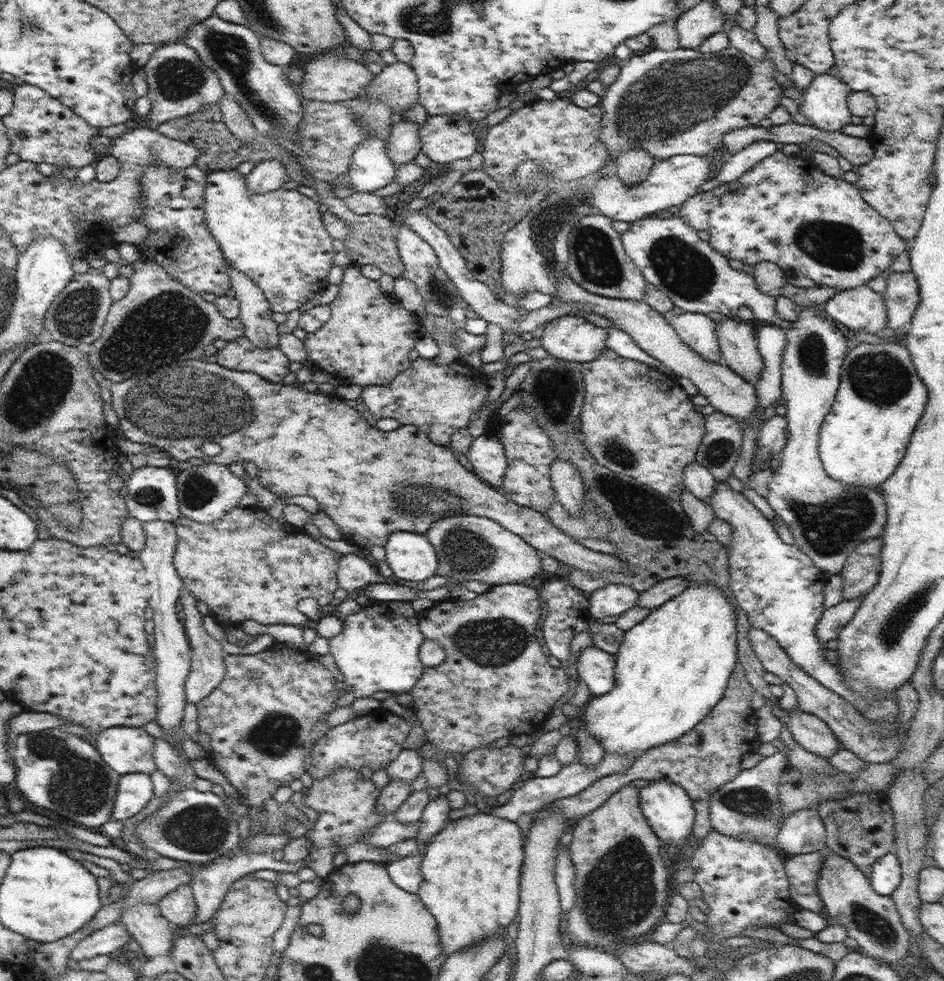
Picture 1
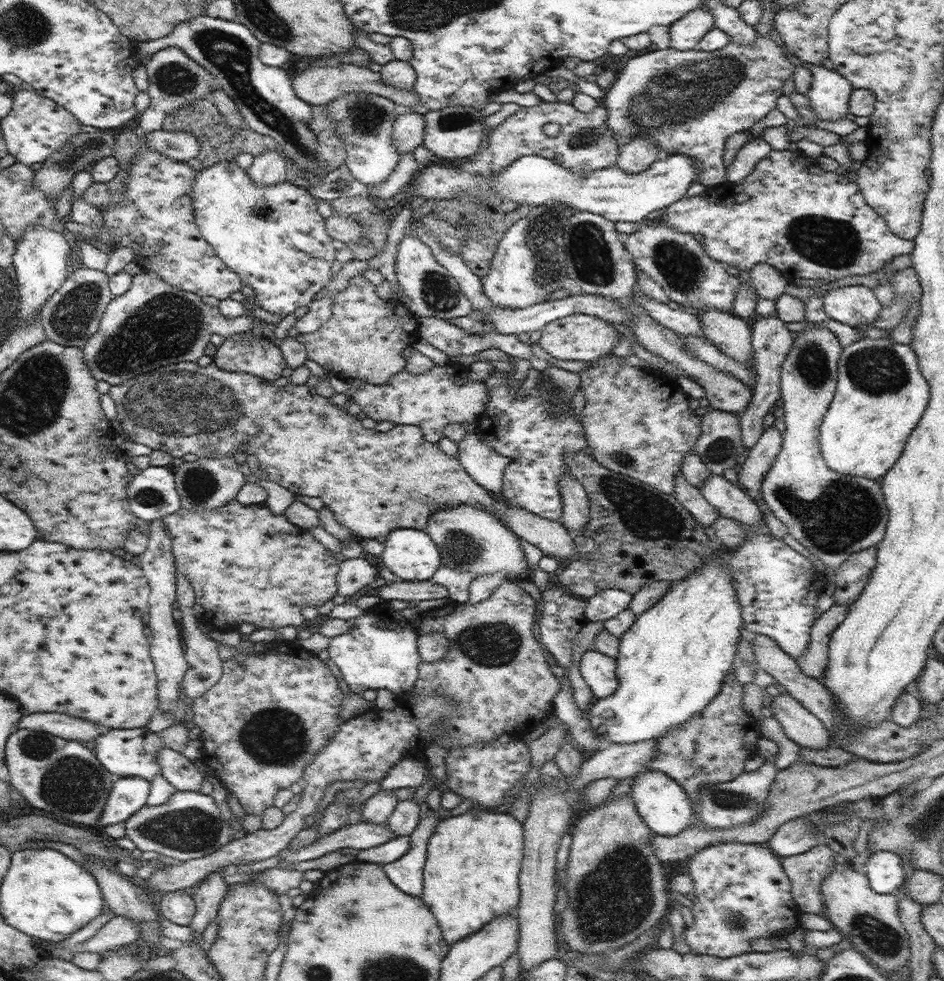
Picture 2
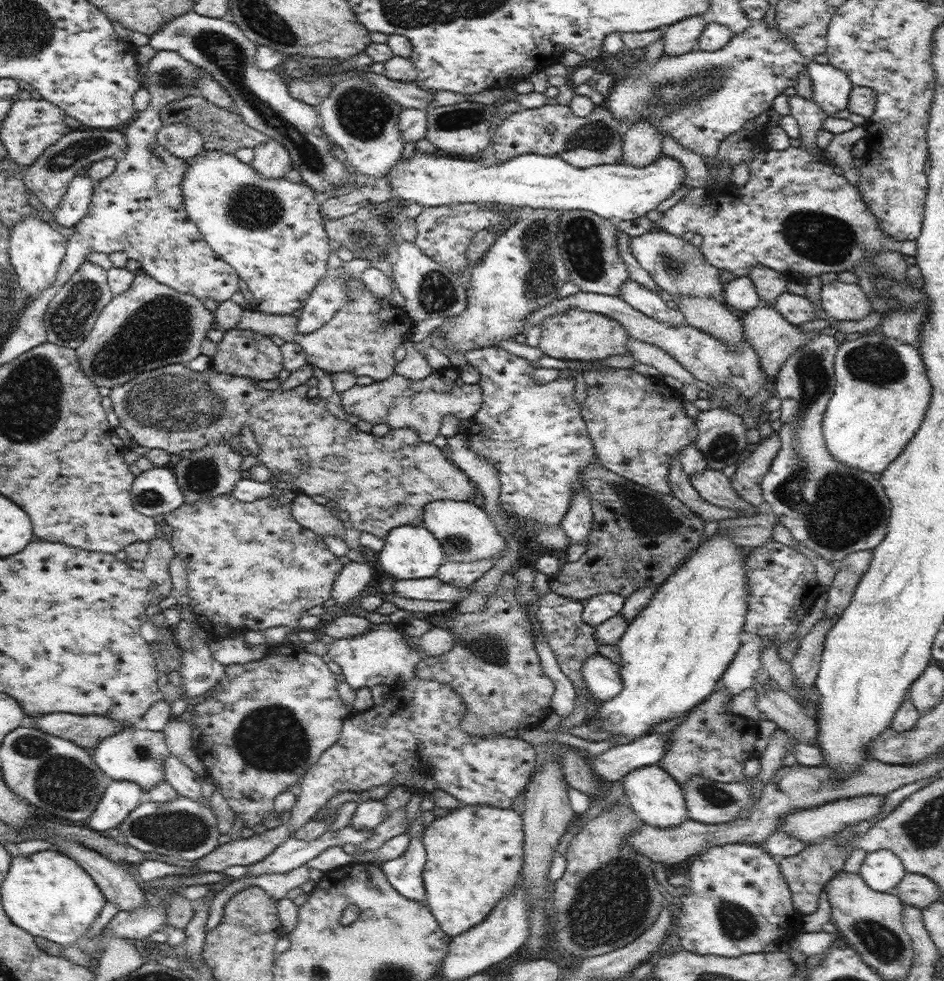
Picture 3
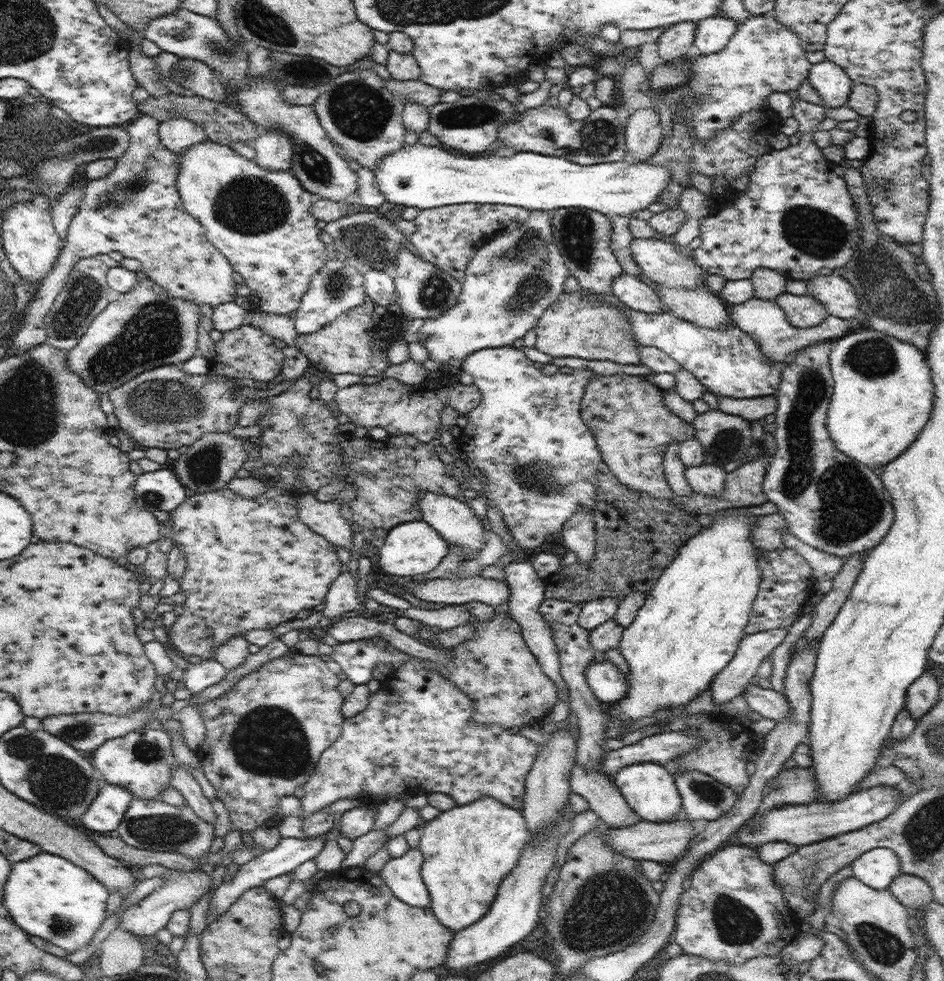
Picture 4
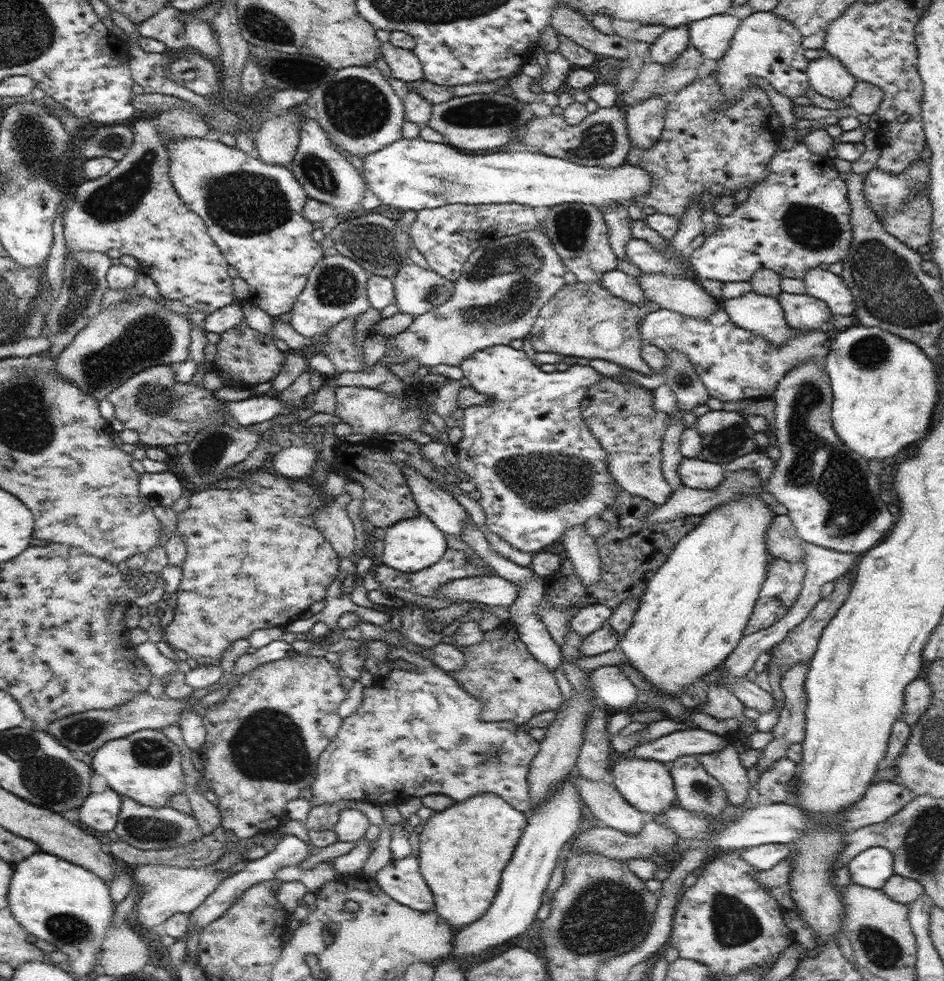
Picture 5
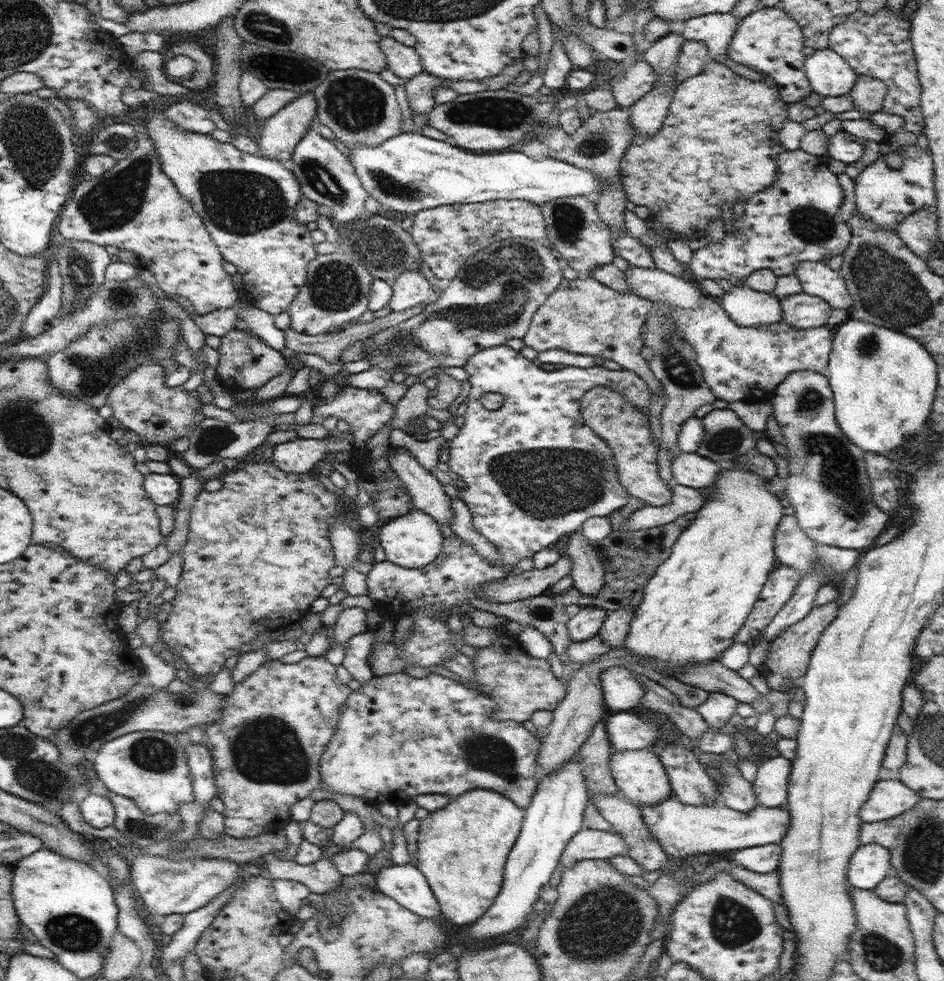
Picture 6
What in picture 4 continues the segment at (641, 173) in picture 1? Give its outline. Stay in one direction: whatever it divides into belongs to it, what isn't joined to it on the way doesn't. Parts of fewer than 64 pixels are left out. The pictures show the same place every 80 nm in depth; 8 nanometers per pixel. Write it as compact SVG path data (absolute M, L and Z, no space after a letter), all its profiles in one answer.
M655 107L630 111L623 116L628 159L636 163L646 163L662 144L660 115Z

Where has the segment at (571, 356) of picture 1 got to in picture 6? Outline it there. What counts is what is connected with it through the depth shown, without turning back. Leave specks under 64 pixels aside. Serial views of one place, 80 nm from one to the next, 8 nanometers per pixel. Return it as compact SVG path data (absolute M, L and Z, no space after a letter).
M591 276L573 280L563 278L560 286L534 313L528 332L522 338L523 344L538 353L561 349L613 360L644 379L651 394L661 395L661 382L650 370L649 362L641 356L645 348L645 320L652 309L651 300L640 298L632 291L616 292Z

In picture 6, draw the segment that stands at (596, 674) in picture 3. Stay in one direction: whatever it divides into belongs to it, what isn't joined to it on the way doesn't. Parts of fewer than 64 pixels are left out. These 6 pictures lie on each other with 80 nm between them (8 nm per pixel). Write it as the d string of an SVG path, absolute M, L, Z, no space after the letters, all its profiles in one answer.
M613 666L601 674L601 690L607 709L628 711L642 706L644 685L635 677L636 673L624 666Z

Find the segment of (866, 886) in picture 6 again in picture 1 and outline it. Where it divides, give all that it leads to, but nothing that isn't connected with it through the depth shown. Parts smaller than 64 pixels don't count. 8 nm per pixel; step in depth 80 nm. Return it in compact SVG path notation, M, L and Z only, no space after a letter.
M894 851L874 862L870 882L872 888L882 896L891 896L898 888L901 883L901 864Z

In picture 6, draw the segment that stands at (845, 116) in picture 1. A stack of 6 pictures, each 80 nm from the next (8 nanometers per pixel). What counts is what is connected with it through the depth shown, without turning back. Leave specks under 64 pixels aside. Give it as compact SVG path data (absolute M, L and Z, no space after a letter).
M828 47L806 56L805 72L812 91L824 97L848 95L857 80L851 66Z

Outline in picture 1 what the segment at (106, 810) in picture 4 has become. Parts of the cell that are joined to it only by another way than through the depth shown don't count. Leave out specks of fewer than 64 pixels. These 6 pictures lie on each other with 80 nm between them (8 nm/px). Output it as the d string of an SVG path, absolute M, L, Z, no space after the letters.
M146 773L121 775L111 820L122 821L138 814L144 807L151 806L149 800L153 794L151 775Z

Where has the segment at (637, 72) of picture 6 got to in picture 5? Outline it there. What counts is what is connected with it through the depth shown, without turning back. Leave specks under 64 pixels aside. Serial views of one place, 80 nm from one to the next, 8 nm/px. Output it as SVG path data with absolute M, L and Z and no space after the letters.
M692 44L669 66L654 63L644 63L640 74L633 82L630 93L620 92L620 105L626 107L643 98L654 95L672 95L682 91L682 88L694 83L698 78L698 67L703 62L702 53Z

